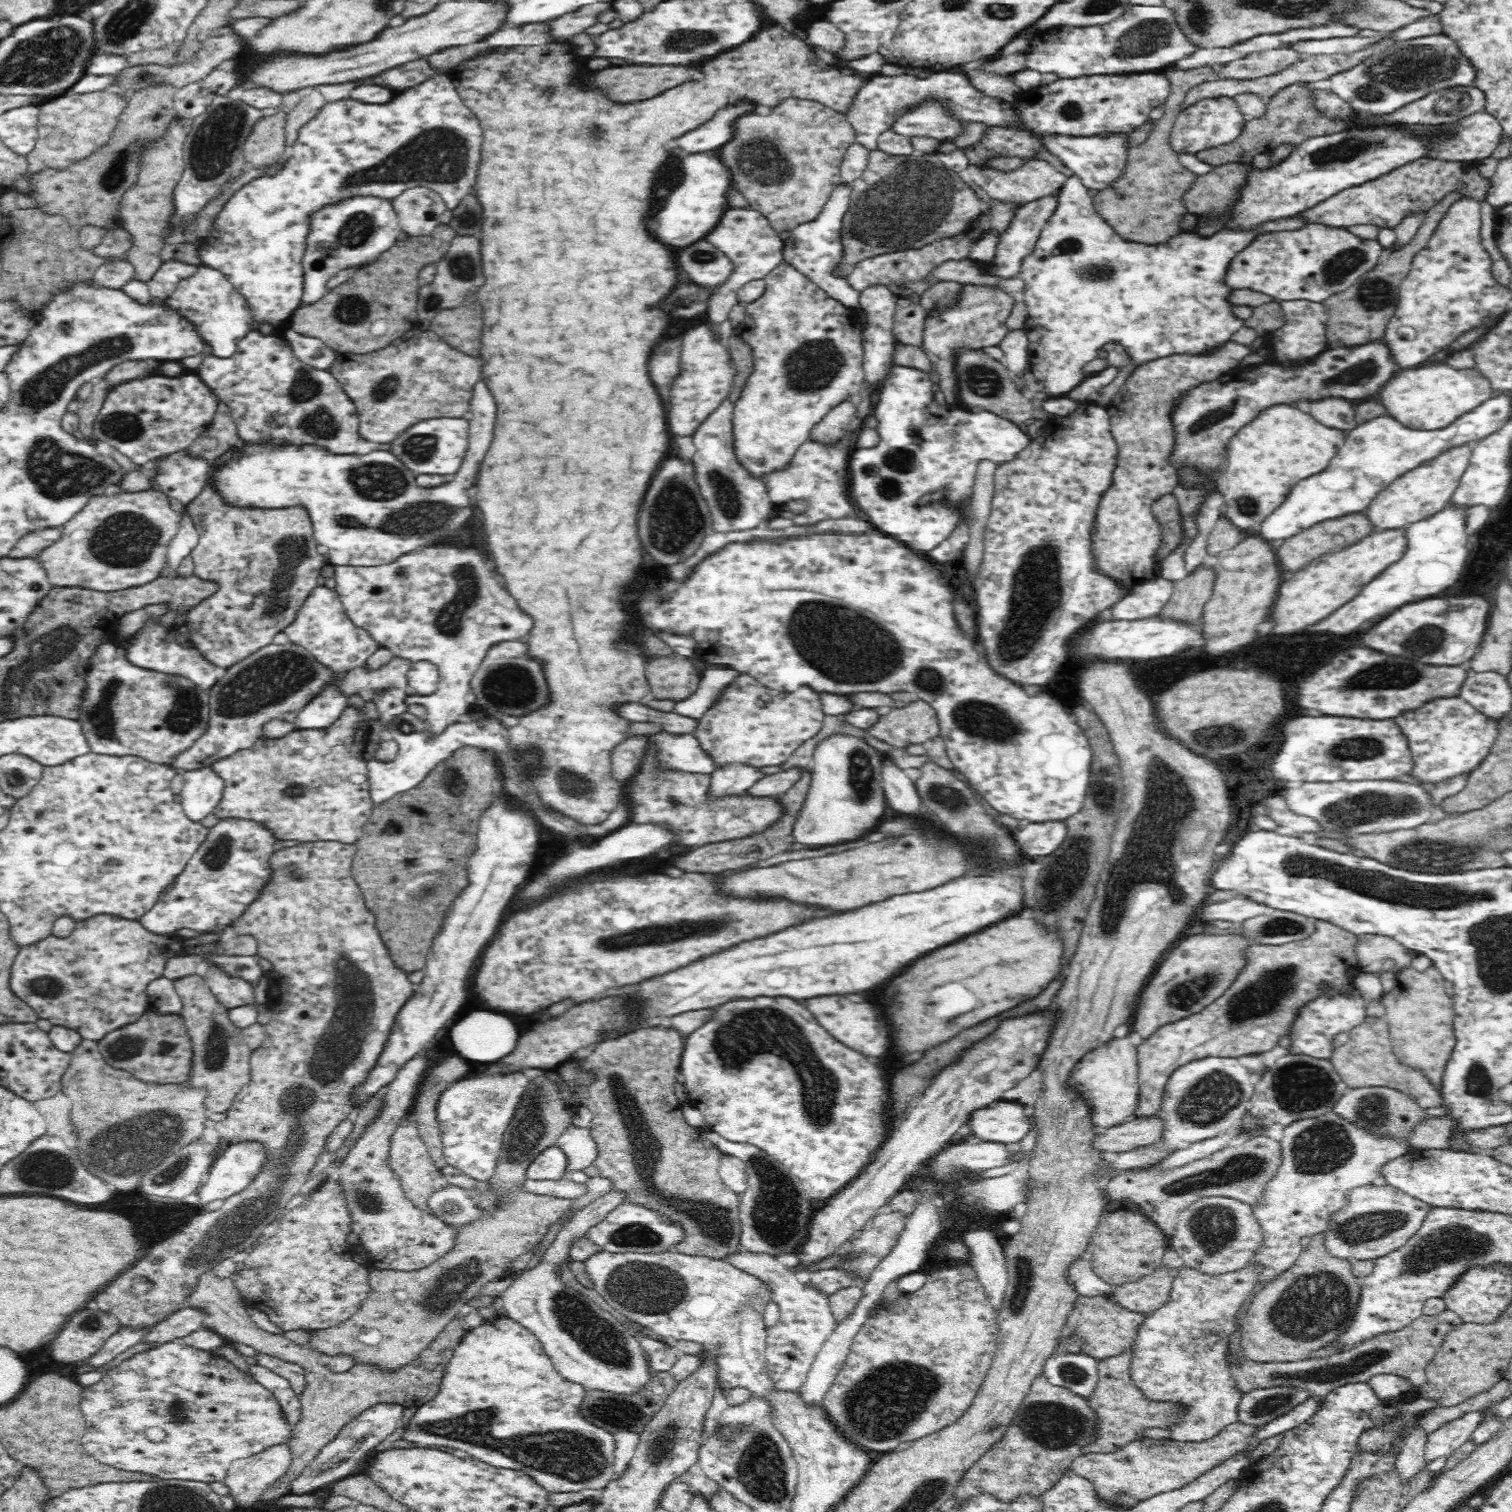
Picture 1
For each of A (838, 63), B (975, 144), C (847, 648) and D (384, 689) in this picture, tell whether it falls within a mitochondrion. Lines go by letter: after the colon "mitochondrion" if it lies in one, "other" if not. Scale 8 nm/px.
A: other
B: other
C: mitochondrion
D: mitochondrion

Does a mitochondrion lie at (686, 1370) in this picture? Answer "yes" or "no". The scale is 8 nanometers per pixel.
no

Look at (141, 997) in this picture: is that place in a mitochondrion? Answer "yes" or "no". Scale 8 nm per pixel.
no

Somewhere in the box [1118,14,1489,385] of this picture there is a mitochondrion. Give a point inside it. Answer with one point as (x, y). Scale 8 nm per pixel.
(1416, 68)

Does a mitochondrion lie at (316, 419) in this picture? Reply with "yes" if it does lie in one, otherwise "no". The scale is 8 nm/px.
yes

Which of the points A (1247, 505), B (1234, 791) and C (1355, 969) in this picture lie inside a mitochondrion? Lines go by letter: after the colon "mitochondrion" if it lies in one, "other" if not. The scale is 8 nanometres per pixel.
A: mitochondrion
B: other
C: other

